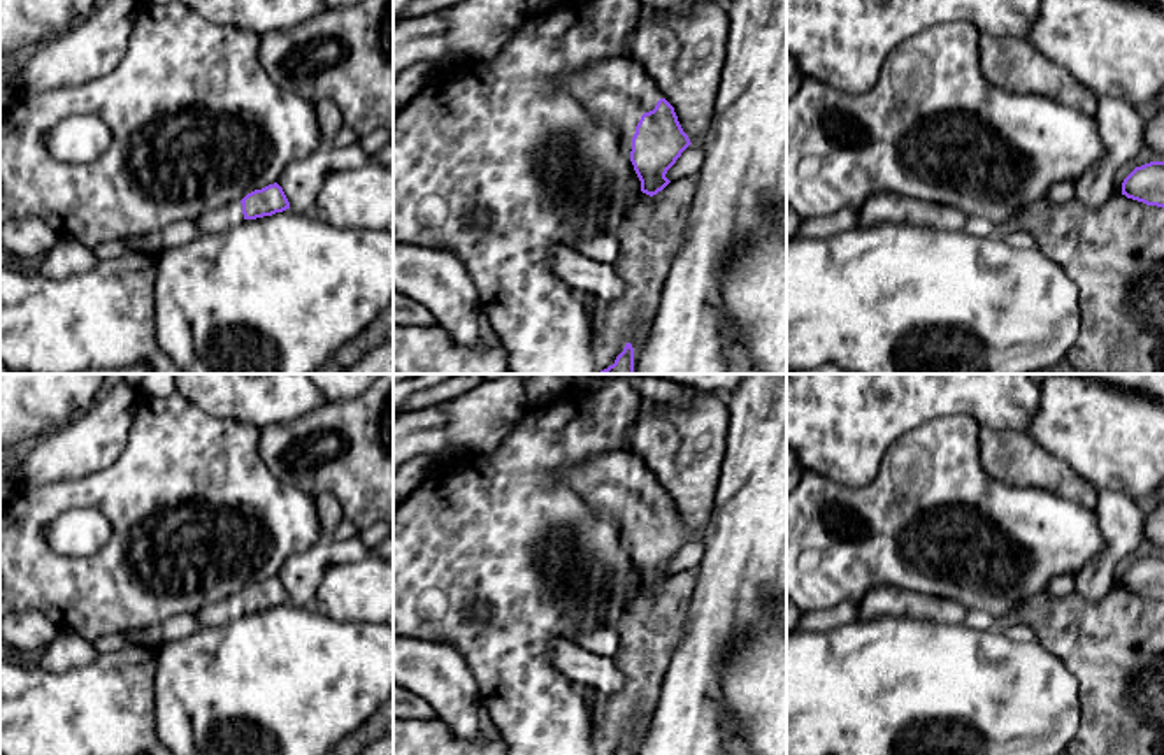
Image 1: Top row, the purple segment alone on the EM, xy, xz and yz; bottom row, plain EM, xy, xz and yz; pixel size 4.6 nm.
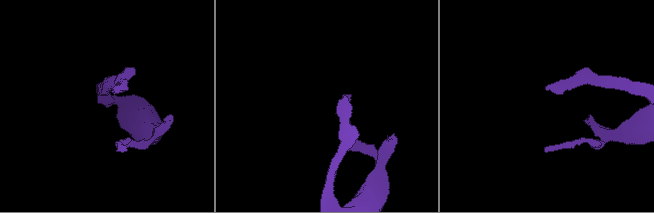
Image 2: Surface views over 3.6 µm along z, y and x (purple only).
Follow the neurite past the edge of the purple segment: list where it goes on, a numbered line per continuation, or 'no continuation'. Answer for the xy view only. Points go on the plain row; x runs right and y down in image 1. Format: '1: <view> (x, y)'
1: xy (227, 610)

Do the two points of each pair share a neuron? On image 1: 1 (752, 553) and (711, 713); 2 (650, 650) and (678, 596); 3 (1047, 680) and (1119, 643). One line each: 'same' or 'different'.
1: same
2: same
3: different

